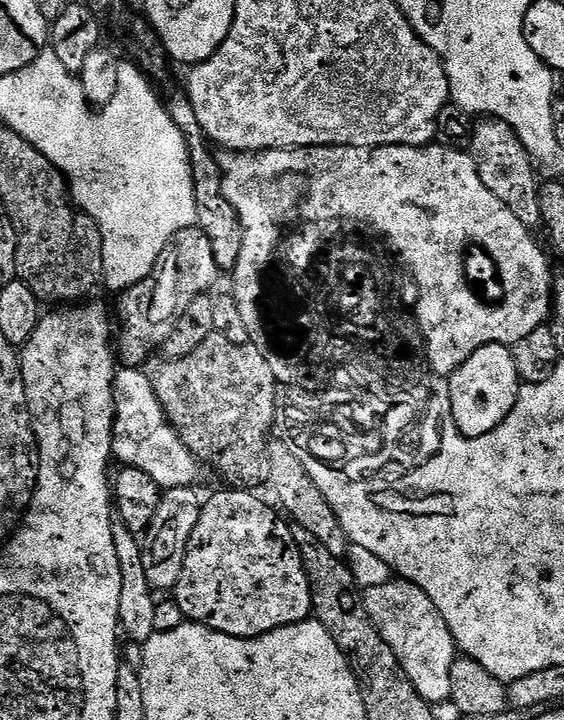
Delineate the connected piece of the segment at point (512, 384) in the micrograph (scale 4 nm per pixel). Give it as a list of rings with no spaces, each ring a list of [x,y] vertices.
[[[502,343],[483,345],[458,365],[455,371],[452,400],[456,400],[456,406],[450,409],[451,419],[461,432],[469,436],[492,432],[507,418],[508,404],[512,404],[512,396],[518,396],[522,387],[522,368],[513,349]]]

